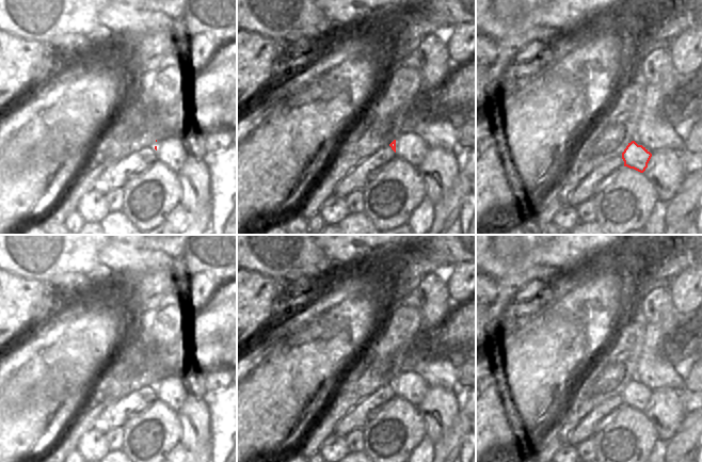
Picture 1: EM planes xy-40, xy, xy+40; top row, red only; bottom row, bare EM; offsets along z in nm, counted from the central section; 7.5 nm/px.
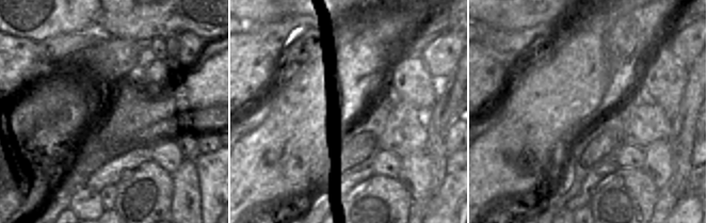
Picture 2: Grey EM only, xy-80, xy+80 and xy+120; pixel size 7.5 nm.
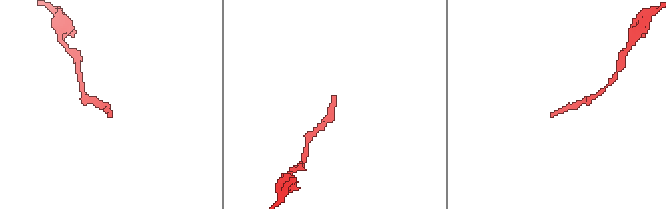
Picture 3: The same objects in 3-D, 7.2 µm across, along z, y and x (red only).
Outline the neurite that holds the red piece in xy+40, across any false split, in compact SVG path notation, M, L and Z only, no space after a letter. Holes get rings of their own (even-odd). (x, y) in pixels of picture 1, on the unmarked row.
M645 378L644 380L632 380L622 392L624 405L643 412L655 391L668 388L659 378Z

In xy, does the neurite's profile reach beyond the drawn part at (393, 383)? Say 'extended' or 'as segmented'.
extended

